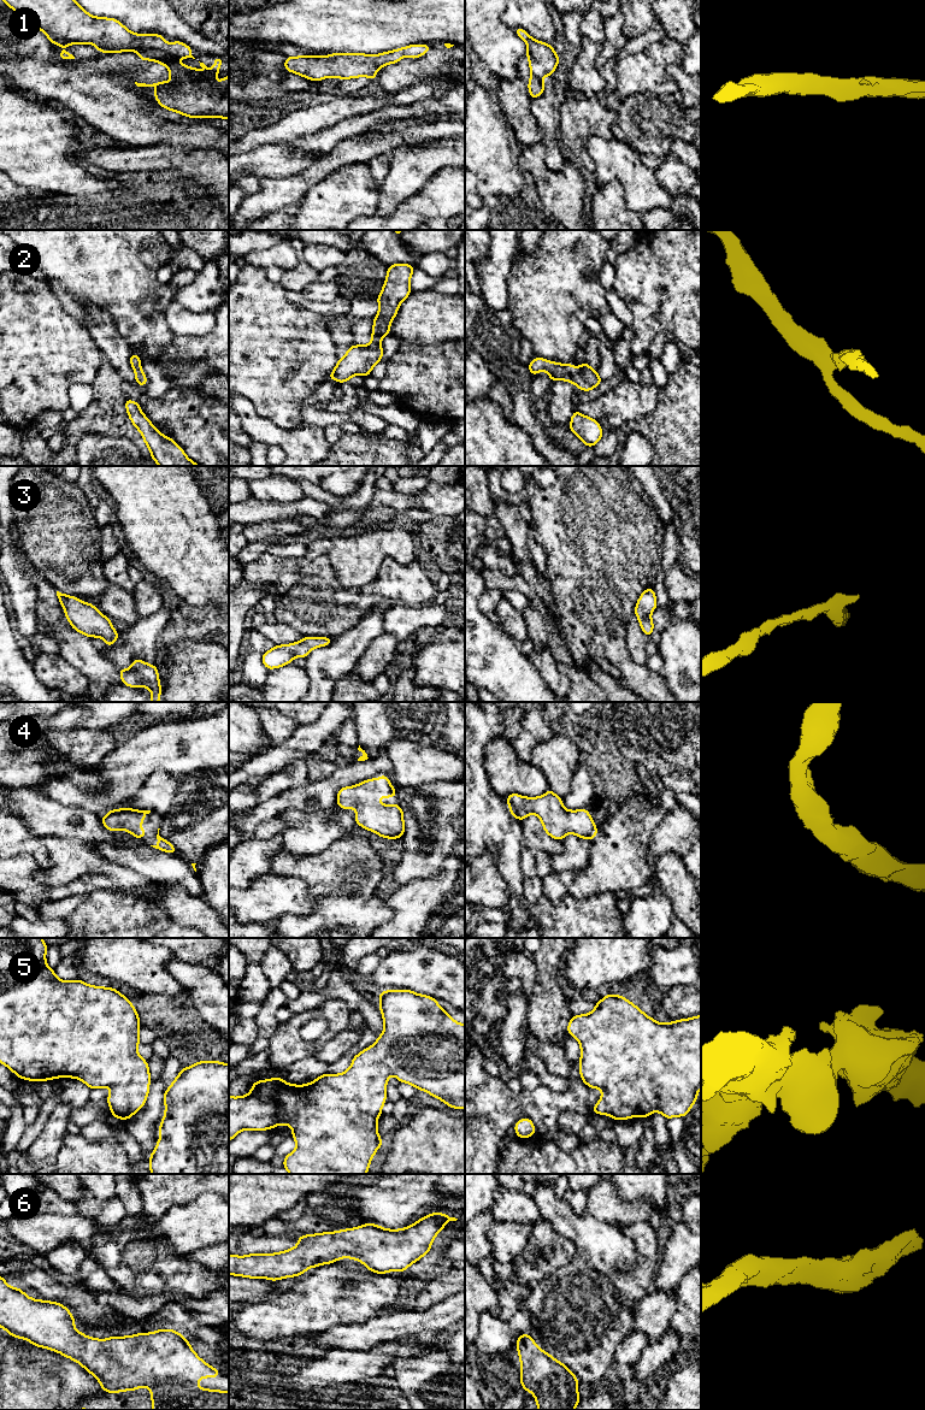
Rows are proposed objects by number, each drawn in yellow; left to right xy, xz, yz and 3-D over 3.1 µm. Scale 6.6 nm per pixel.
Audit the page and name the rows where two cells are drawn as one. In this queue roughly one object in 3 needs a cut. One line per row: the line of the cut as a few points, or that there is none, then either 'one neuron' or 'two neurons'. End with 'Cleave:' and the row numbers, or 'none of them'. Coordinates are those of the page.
1: cut none; one neuron
2: cut none; one neuron
3: cut none; one neuron
4: cut none; one neuron
5: cut none; one neuron
6: cut none; one neuron
Cleave: none of them

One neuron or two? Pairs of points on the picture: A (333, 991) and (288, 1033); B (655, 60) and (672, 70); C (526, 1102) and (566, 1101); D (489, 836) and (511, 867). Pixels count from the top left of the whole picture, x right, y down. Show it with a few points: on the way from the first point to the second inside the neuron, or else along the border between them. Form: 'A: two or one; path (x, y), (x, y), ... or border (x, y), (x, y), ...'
A: two; border (343, 1000), (327, 1000), (313, 1008), (293, 1015)
B: two; border (669, 64), (666, 71), (675, 80), (678, 89)
C: one; path (536, 1102), (557, 1102)
D: one; path (499, 838), (504, 841), (508, 857)

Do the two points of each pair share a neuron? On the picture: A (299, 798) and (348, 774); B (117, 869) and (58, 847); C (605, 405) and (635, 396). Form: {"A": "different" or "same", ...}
{"A": "same", "B": "same", "C": "same"}

